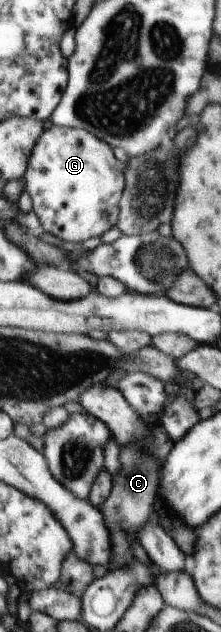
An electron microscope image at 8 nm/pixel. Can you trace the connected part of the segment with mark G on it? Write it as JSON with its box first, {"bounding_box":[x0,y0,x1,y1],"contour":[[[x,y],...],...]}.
{"bounding_box":[23,123,127,243],"contour":[[[50,123],[32,152],[23,182],[43,229],[58,239],[77,243],[100,237],[116,225],[120,200],[127,190],[124,174],[108,142],[85,129]]]}

